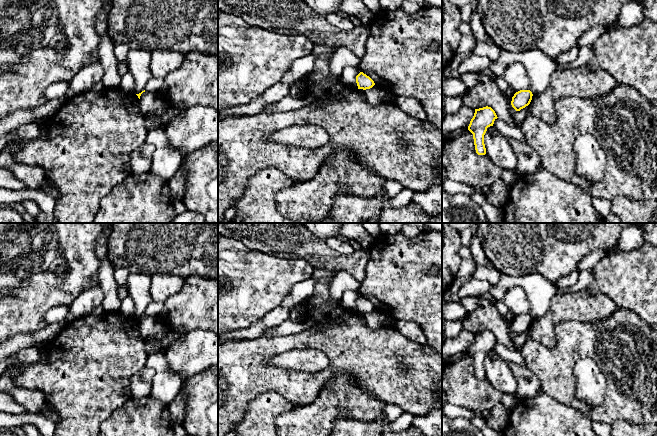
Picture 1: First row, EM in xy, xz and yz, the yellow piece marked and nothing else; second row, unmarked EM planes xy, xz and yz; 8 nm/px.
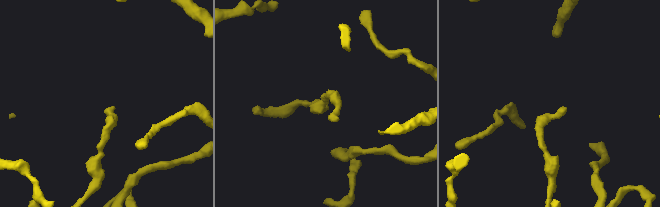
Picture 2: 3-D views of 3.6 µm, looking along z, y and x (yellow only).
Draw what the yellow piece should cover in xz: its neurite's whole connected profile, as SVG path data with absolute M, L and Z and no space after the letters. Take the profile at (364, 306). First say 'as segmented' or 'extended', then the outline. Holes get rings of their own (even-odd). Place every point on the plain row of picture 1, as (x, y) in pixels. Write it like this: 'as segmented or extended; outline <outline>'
as segmented; outline M360 296L356 300L356 307L358 313L363 313L363 314L370 313L375 309L374 305L363 296Z

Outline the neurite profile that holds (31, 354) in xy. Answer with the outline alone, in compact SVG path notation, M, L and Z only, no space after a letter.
M32 346L29 348L21 349L11 356L15 356L27 363L33 363L41 356L42 352L42 346Z

